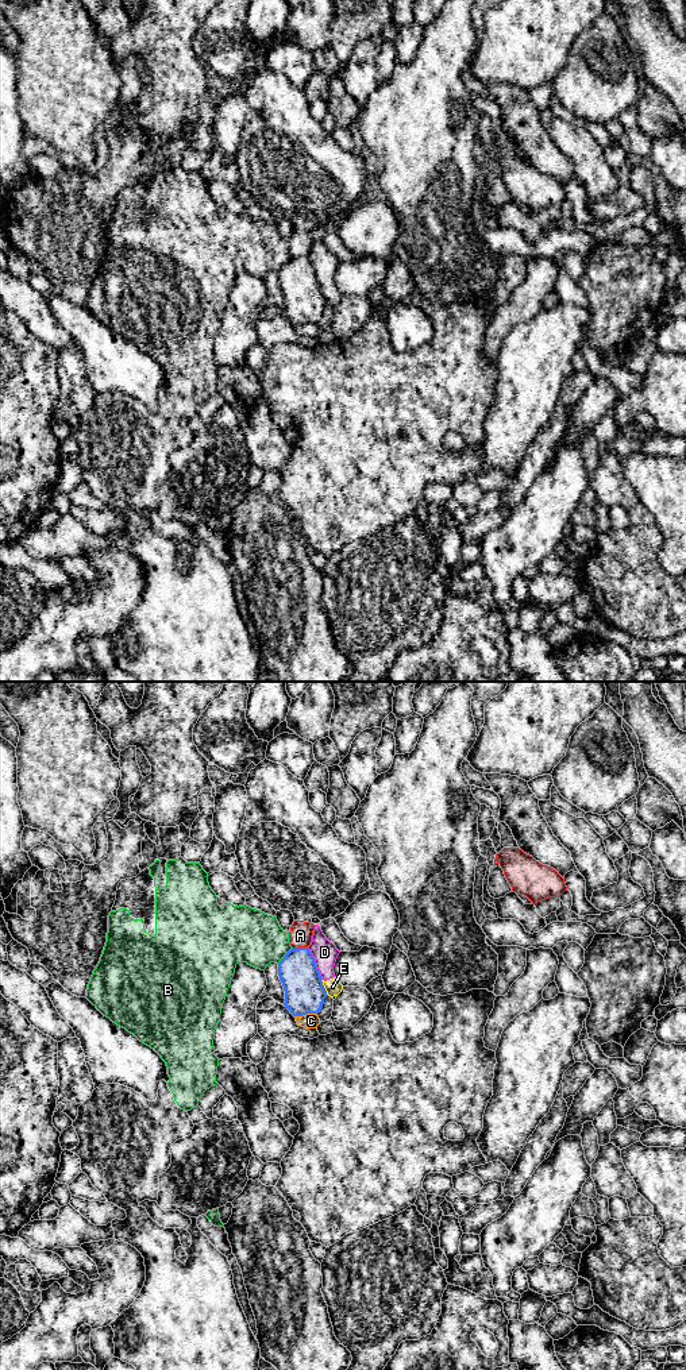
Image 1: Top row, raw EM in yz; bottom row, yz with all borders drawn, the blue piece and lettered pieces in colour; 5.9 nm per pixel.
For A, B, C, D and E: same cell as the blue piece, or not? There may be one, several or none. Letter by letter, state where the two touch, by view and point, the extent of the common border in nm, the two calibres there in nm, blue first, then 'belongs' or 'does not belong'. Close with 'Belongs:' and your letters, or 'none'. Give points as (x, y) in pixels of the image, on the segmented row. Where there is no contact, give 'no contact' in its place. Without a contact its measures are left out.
A: yz (300, 948) | 100 nm | 240/140 nm | does not belong
B: yz (285, 956) | 130 nm | 240/320 nm | does not belong
C: yz (305, 1014) | 140 nm | 240/100 nm | does not belong
D: yz (315, 964) | 220 nm | 240/140 nm | does not belong
E: yz (323, 987) | 110 nm | 240/90 nm | does not belong
Belongs: none

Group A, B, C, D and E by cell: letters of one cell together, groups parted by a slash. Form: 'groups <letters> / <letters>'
groups A / B / C / D E

